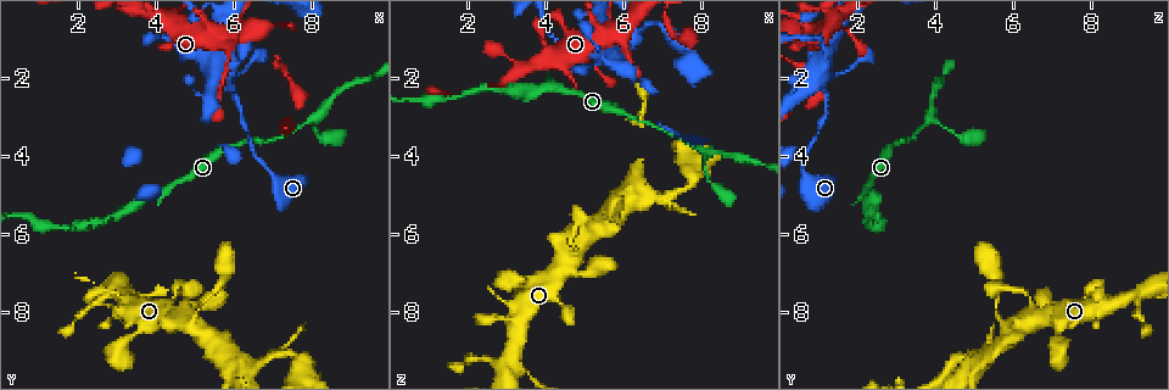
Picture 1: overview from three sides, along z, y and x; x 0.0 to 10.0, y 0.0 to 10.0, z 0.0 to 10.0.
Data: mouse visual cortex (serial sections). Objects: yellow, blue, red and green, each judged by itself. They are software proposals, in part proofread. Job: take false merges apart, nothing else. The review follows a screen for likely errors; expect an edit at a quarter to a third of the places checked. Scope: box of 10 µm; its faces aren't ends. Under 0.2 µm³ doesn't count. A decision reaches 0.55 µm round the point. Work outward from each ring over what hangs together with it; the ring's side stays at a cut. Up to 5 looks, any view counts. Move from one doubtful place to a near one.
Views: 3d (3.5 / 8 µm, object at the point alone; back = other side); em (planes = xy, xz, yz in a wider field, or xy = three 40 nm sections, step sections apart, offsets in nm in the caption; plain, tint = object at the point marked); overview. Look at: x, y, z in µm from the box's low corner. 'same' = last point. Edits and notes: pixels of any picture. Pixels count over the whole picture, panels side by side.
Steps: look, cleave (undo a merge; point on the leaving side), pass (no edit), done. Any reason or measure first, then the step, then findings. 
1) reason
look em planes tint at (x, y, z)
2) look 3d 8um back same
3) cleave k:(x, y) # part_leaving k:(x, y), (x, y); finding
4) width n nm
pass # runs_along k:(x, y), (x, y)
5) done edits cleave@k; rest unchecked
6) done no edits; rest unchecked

abrupt turn
look 3d 3.5um back at (7.95, 3.05, 3.85)

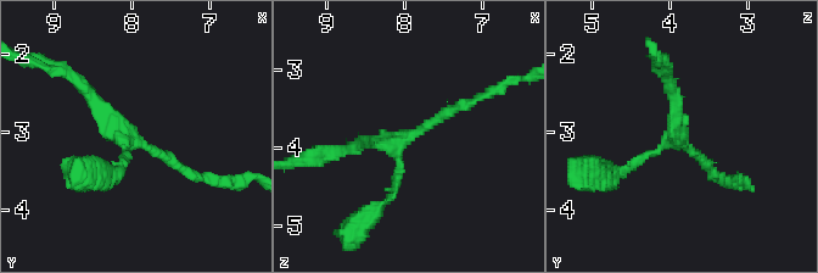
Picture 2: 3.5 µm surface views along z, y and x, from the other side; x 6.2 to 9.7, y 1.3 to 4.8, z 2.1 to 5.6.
look em xy step 3 tint at (7.95, 3.10, 3.85)

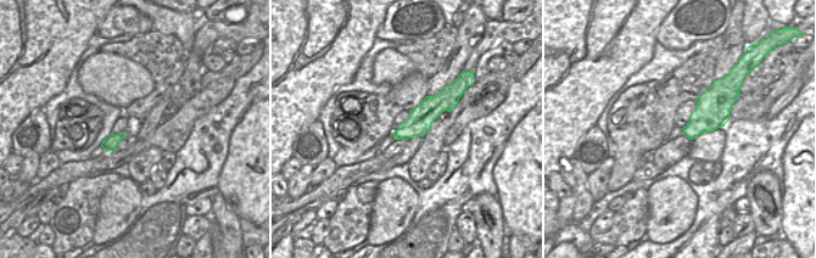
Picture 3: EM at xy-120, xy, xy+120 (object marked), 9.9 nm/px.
width 240 nm
pass # runs_along 2:(472, 102), (402, 140), (386, 199); one cell here

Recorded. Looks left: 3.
sharp bend
look 3d 3.5um at (5.90, 0.80, 0.95)

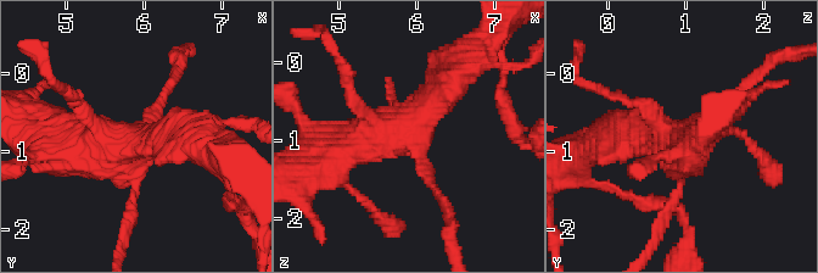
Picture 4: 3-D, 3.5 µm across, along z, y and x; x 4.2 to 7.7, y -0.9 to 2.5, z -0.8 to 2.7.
need the tissue
look em xy step 2 tint at (5.95, 0.80, 1.00)

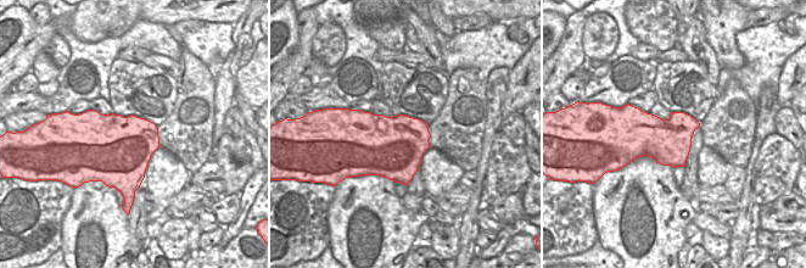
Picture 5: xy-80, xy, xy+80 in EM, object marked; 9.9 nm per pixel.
look em planes tint same

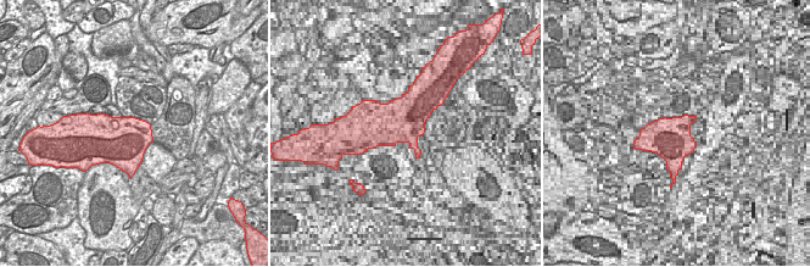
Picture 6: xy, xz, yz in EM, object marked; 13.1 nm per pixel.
width 650 nm
pass # runs_along 4:(325, 148), (399, 129), (459, 73); one cell here

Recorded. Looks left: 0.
done no edits; rest unchecked

